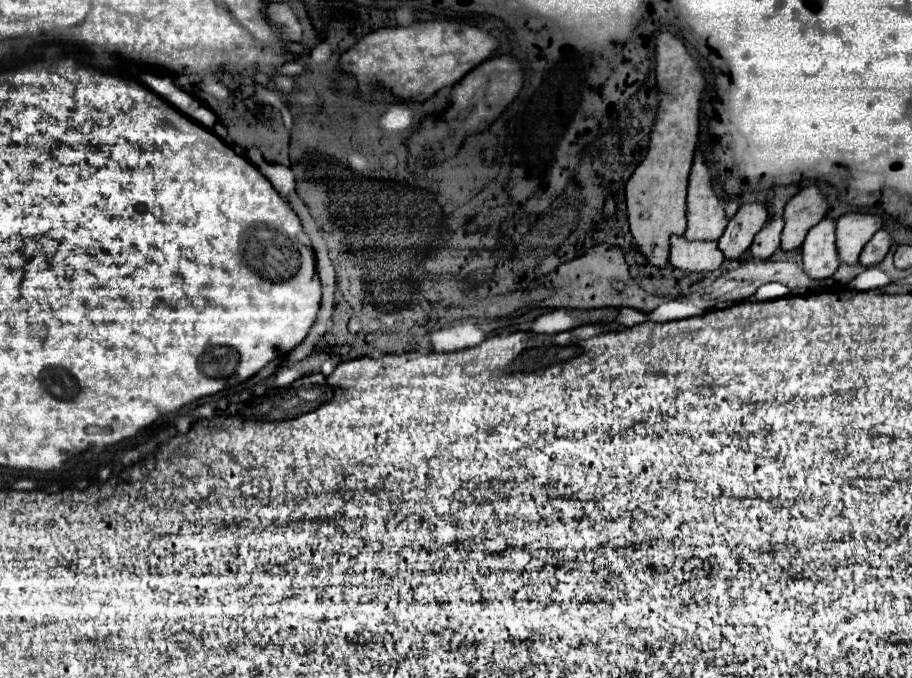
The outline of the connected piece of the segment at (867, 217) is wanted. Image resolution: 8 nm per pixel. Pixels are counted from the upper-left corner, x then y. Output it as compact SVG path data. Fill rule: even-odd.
M850 212L836 220L836 250L846 264L856 264L862 248L882 228L882 218L876 214Z

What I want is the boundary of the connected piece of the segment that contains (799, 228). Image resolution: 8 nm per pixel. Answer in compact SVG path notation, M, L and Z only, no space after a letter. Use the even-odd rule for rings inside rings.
M808 186L808 188L802 188L788 204L786 204L786 210L784 210L784 230L782 230L782 250L796 250L802 246L808 230L812 226L816 226L822 218L826 216L826 198L824 194L816 188L816 186Z

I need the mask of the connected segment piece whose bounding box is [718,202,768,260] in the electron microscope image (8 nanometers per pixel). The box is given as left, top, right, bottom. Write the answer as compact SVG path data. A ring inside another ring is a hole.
M754 202L754 204L740 206L736 216L730 220L726 232L718 240L718 248L724 252L724 256L728 260L740 258L752 244L754 236L766 224L766 218L768 218L768 212L764 204Z

